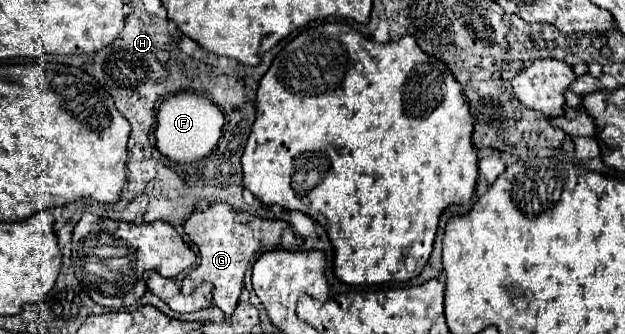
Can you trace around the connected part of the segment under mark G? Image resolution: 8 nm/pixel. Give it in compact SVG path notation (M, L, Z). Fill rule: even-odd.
M213 203L207 211L195 211L185 221L185 235L195 243L201 255L201 263L187 273L181 285L181 293L191 293L201 283L213 283L213 303L231 315L237 307L237 299L243 289L243 277L251 261L265 251L265 221L249 213L235 213L227 203Z

